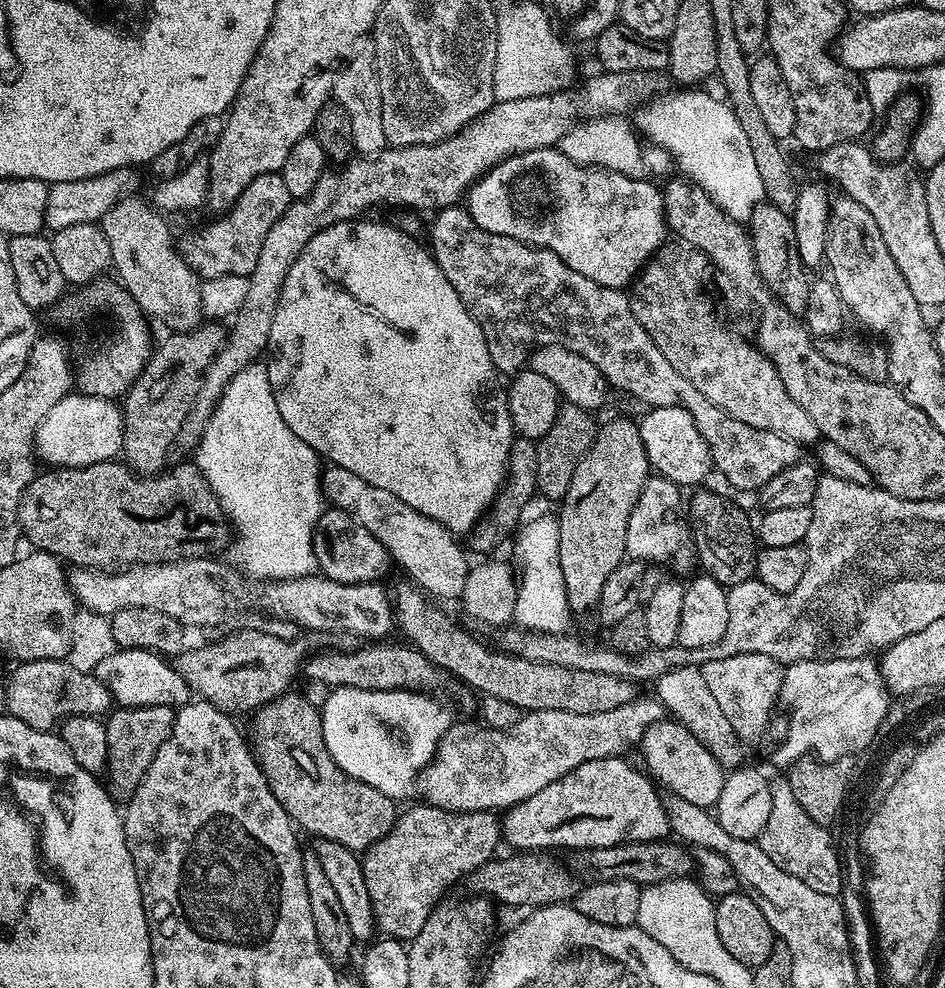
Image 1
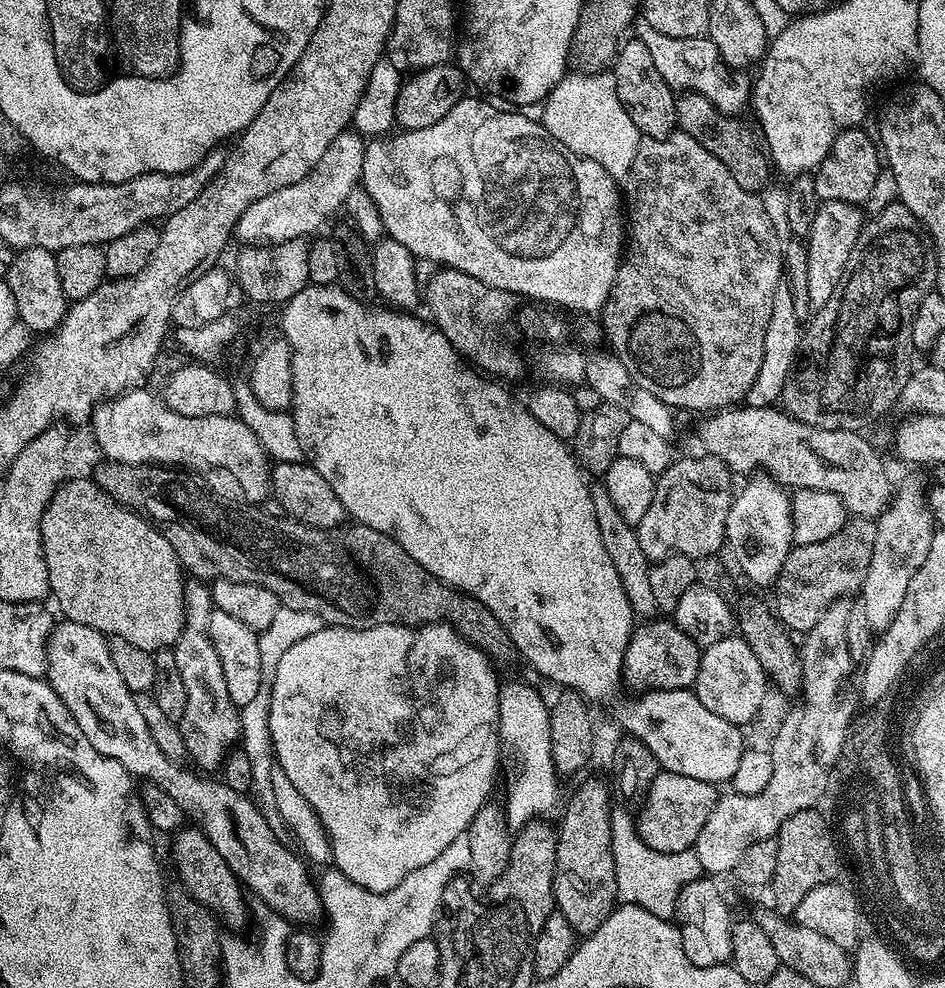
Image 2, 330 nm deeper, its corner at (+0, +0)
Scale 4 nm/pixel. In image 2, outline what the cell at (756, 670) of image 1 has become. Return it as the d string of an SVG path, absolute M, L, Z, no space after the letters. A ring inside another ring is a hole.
M740 635L722 638L701 651L694 691L698 702L702 702L706 710L718 714L718 718L726 718L726 722L737 726L745 726L759 714L768 688L770 689L768 675L758 663L754 650L750 650Z

